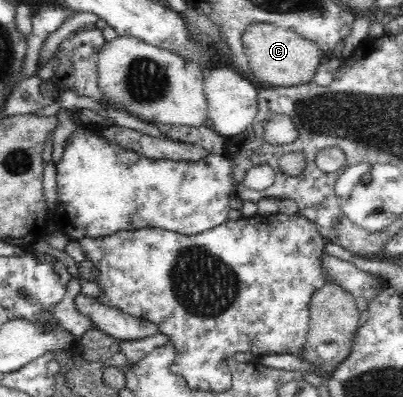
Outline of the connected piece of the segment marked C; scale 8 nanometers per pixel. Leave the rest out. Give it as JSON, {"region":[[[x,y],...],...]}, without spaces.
{"region":[[[271,23],[249,25],[242,34],[244,56],[253,76],[259,82],[269,82],[271,87],[299,86],[311,82],[321,64],[322,51],[295,31]]]}

